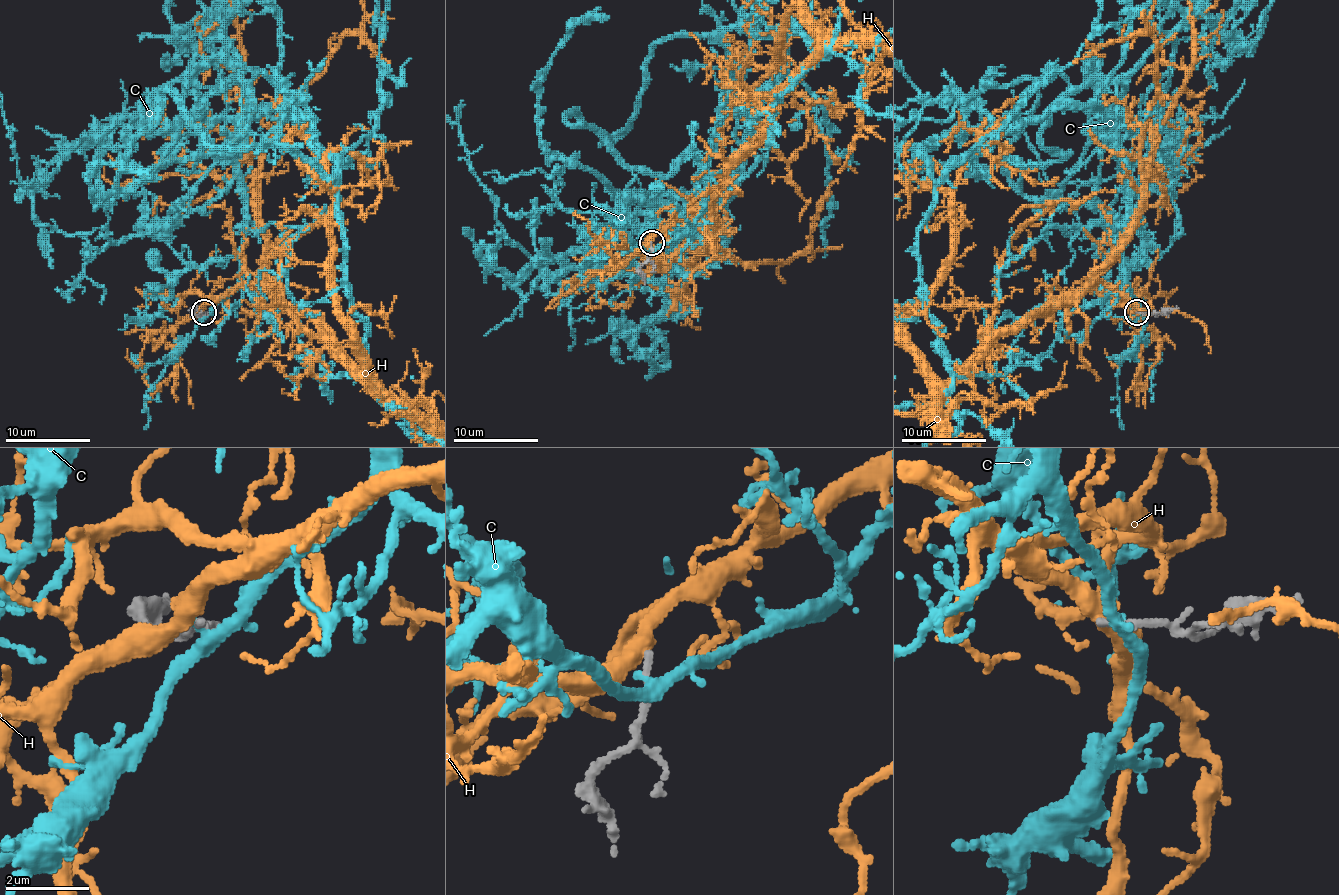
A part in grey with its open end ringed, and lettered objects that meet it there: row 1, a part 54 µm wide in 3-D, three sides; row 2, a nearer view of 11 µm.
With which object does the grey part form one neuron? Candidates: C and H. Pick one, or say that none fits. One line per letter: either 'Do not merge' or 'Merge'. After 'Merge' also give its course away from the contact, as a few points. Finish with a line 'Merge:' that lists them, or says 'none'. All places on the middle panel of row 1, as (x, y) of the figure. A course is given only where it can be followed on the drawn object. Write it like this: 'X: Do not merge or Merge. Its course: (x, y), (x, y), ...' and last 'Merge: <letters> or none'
C: Do not merge
H: Do not merge
Merge: none

